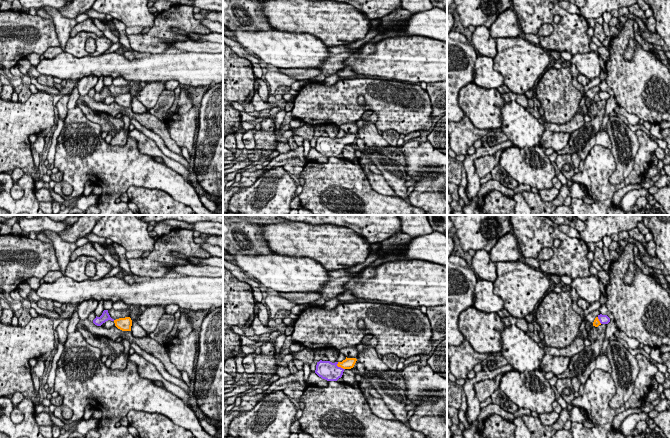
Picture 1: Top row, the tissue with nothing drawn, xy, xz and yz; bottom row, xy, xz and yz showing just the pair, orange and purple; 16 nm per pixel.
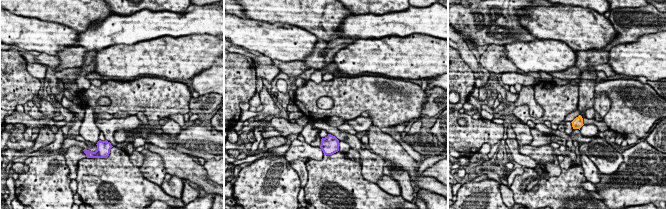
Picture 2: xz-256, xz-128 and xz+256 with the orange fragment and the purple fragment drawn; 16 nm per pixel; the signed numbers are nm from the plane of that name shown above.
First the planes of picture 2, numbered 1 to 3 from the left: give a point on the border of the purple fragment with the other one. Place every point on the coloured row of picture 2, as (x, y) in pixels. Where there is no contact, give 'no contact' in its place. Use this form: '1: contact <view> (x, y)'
1: no contact
2: no contact
3: no contact

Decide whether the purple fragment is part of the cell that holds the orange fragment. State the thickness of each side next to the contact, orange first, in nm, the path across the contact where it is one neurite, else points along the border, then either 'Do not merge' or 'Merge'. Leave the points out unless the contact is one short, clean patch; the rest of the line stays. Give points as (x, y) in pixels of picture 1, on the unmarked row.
Thickness 180 nm (orange) against 300 nm. Path across: xz (348, 139), (339, 142), (335, 146), (327, 146). Merge

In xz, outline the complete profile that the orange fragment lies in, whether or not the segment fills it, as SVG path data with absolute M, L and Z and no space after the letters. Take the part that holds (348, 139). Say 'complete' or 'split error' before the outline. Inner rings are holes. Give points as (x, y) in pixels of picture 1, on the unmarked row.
split error | M347 134L342 138L332 139L330 137L317 138L315 149L327 157L337 157L342 153L345 145L351 145L354 143L357 135Z

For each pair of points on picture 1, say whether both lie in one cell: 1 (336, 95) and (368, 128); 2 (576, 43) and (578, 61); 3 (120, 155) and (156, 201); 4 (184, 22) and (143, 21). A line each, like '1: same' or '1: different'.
1: different
2: different
3: different
4: different

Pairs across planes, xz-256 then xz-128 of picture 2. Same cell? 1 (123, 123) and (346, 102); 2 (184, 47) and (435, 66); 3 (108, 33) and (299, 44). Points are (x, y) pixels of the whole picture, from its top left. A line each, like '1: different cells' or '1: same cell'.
1: different cells
2: same cell
3: different cells

